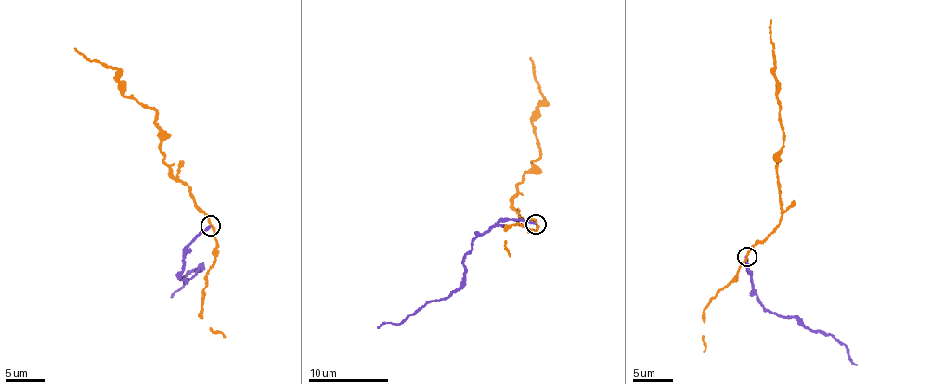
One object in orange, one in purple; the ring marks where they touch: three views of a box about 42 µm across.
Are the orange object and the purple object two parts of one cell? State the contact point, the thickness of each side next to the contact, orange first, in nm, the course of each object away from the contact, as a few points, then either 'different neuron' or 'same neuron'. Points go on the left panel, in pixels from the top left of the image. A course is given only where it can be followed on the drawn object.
place (211, 225); calibres 190 and 170 nm; course orange (211, 225), (188, 188), (162, 161), (156, 111), (124, 95), (118, 70), (73, 49); course purple (211, 225), (184, 251), (182, 275), (187, 281), (200, 266), (202, 269), (189, 271), (183, 288), (172, 296); different neuron

